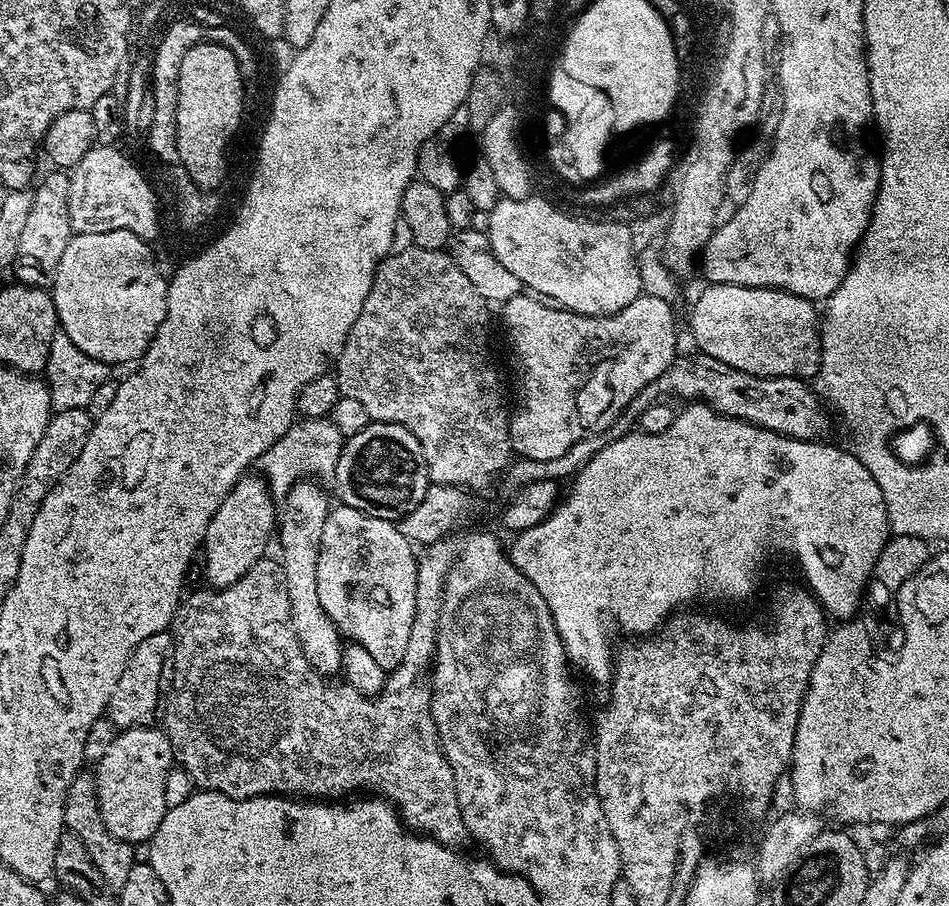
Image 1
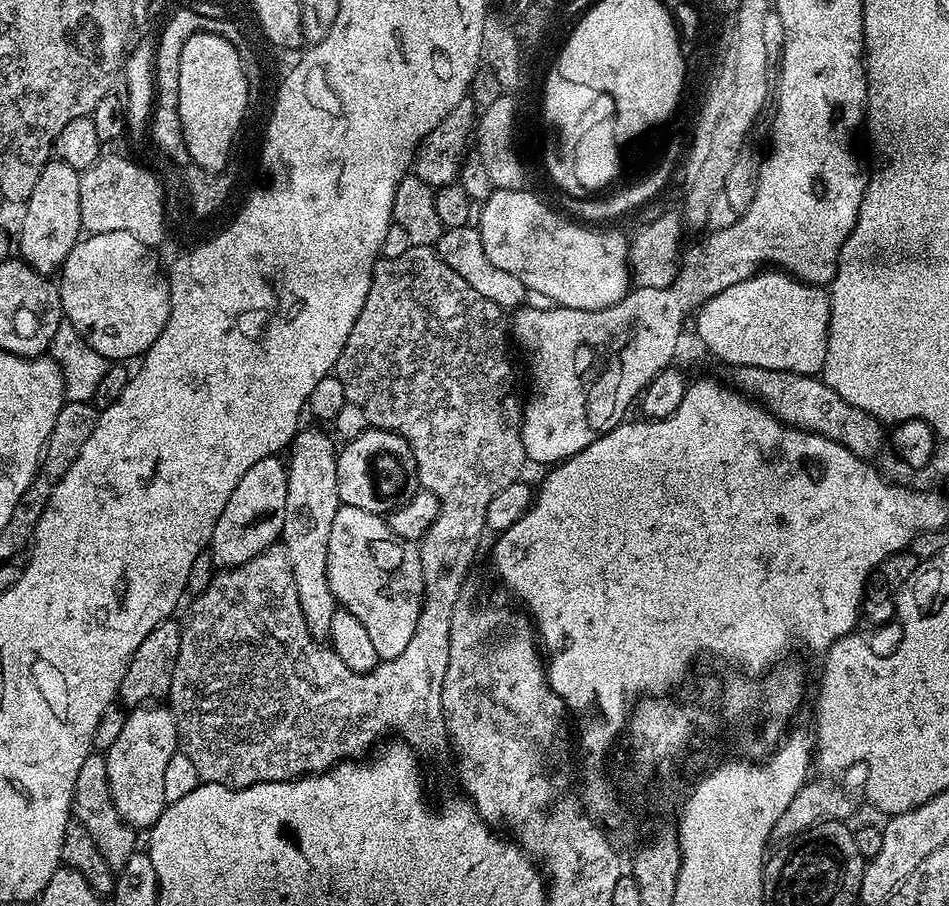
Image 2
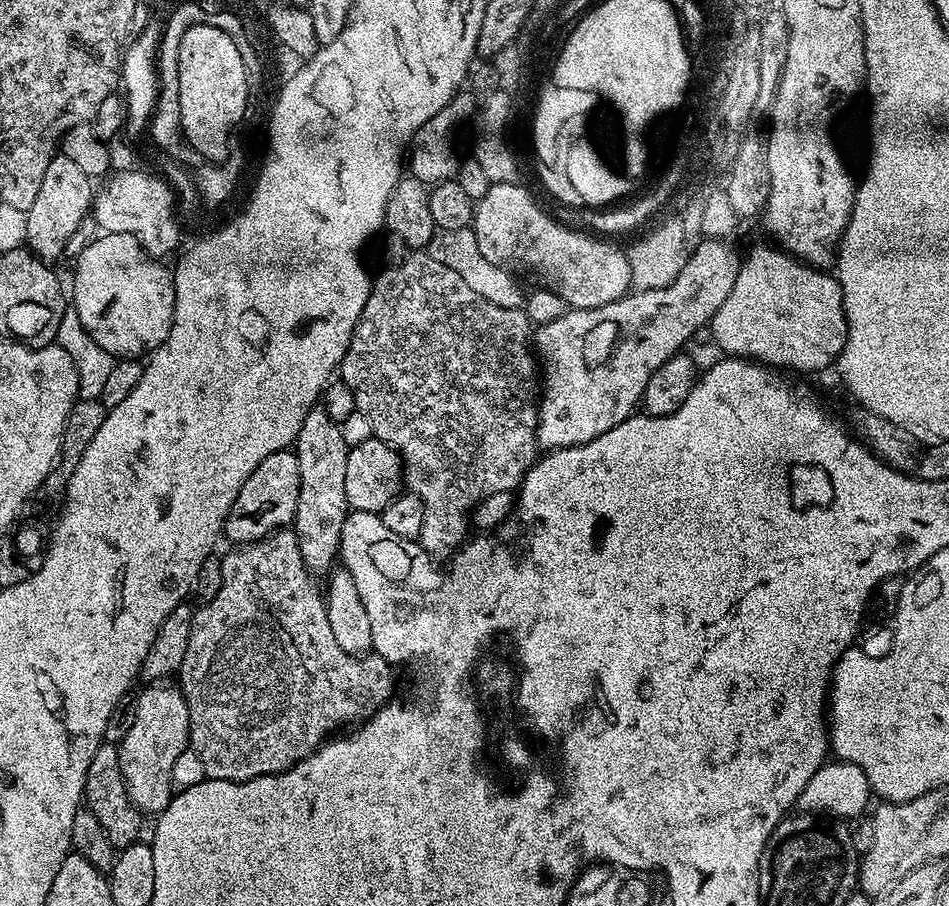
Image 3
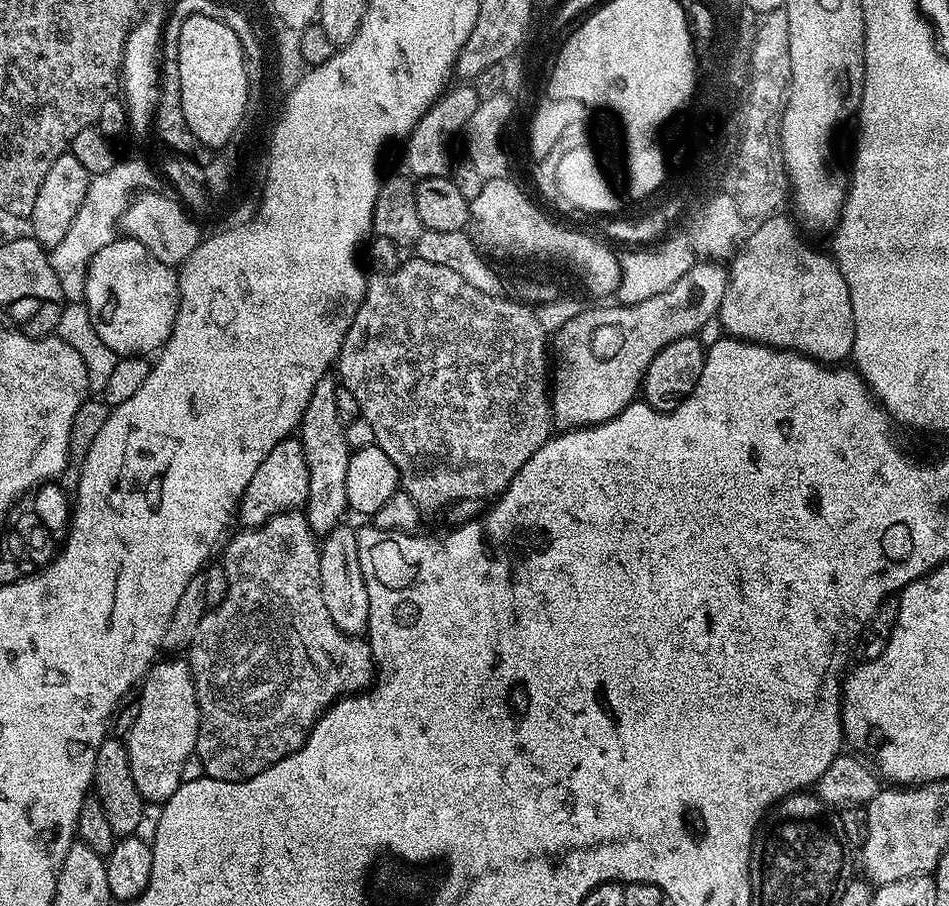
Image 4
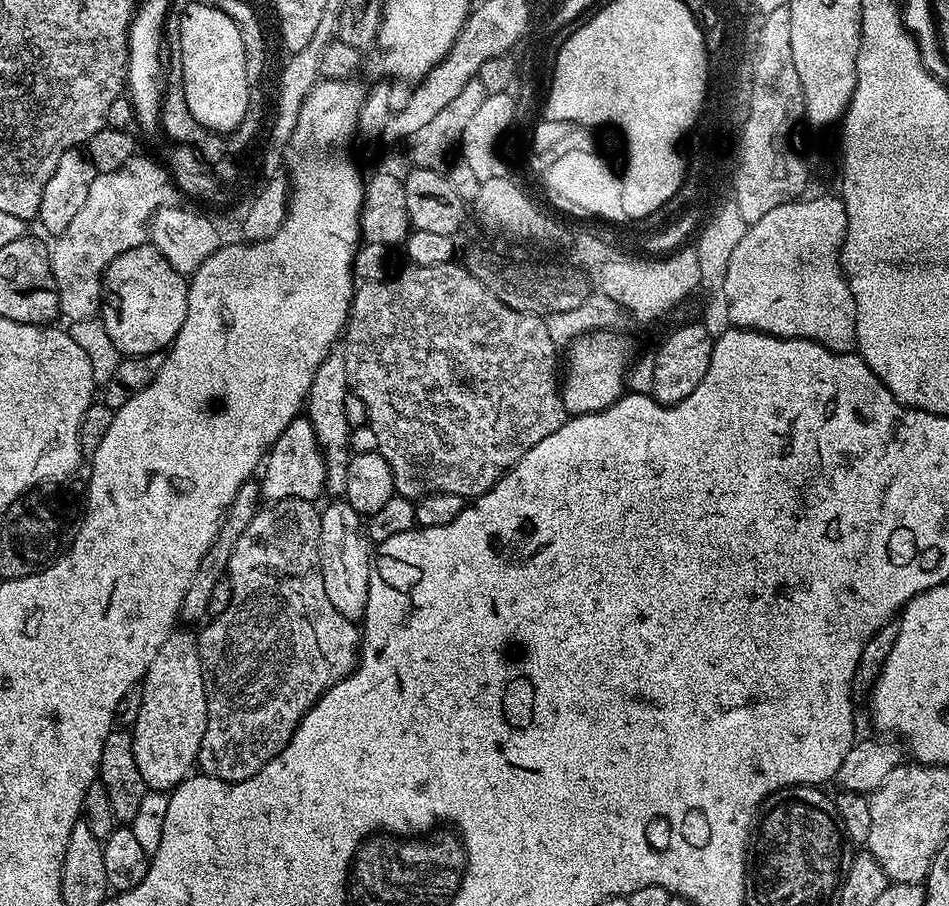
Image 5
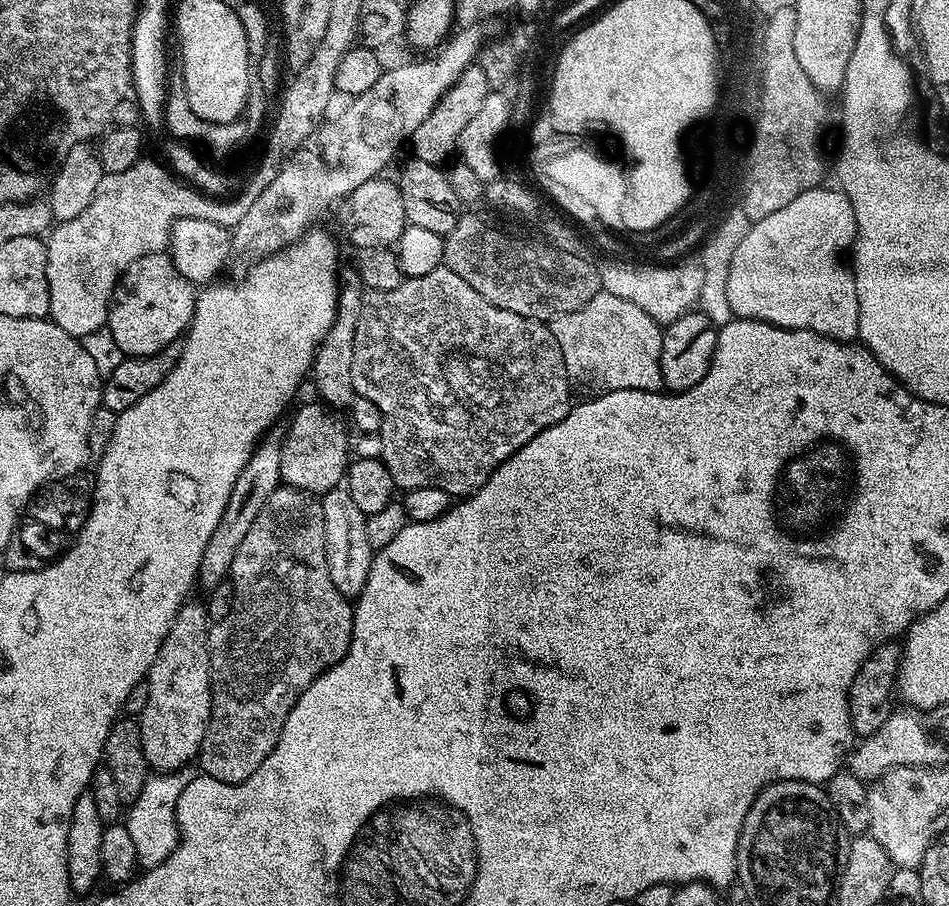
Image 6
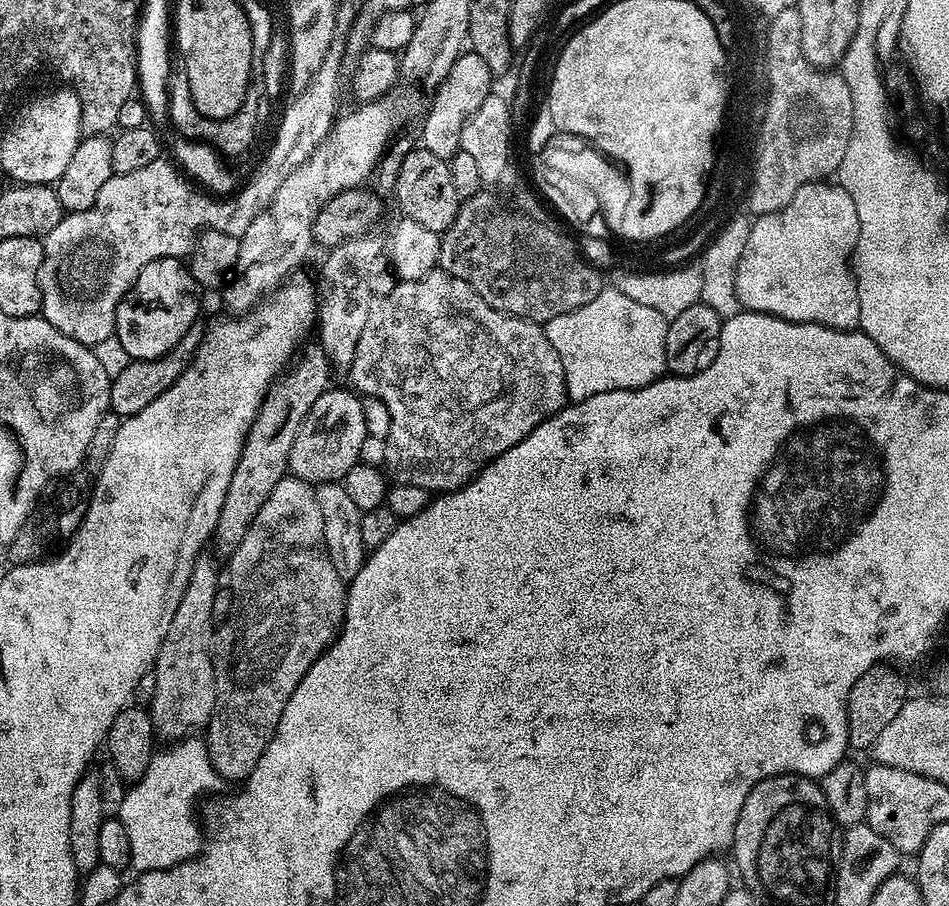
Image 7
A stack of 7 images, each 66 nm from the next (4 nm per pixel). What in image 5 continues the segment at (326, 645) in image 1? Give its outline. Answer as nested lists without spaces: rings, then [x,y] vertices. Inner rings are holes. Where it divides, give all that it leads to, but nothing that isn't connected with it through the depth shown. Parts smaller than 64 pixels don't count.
[[[333,350],[318,366],[318,374],[314,374],[314,382],[310,382],[310,390],[306,401],[306,415],[310,426],[314,426],[316,441],[324,456],[326,466],[326,488],[332,496],[343,497],[346,490],[346,470],[350,459],[350,429],[346,422],[346,398],[350,395],[346,378],[346,358],[343,351]]]

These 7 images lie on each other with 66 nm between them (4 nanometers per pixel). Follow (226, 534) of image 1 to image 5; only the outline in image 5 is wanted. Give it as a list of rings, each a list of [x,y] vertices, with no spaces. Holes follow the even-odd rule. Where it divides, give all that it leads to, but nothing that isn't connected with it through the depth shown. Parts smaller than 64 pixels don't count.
[[[307,415],[297,416],[286,430],[272,444],[262,464],[264,477],[259,477],[260,495],[265,501],[277,500],[311,500],[319,501],[320,495],[326,492],[326,466],[324,456],[314,434],[314,426],[310,426]]]

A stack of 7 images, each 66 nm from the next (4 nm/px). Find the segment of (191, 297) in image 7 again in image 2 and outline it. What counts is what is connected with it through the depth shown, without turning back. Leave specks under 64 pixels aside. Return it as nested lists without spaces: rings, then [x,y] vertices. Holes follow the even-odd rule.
[[[122,230],[113,232],[93,232],[85,235],[70,250],[64,267],[58,273],[58,287],[64,319],[72,324],[74,330],[109,362],[129,362],[143,357],[154,346],[166,318],[170,314],[168,297],[168,278],[165,269],[155,260],[153,249],[146,247],[134,234]]]

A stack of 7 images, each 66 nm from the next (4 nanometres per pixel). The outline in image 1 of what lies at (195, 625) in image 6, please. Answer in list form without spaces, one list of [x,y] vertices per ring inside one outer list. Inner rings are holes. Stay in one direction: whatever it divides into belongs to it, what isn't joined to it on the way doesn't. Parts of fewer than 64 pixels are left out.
[[[160,726],[125,728],[115,735],[94,767],[102,822],[114,838],[133,846],[144,846],[151,841],[170,807],[168,771],[174,768],[172,747]]]

